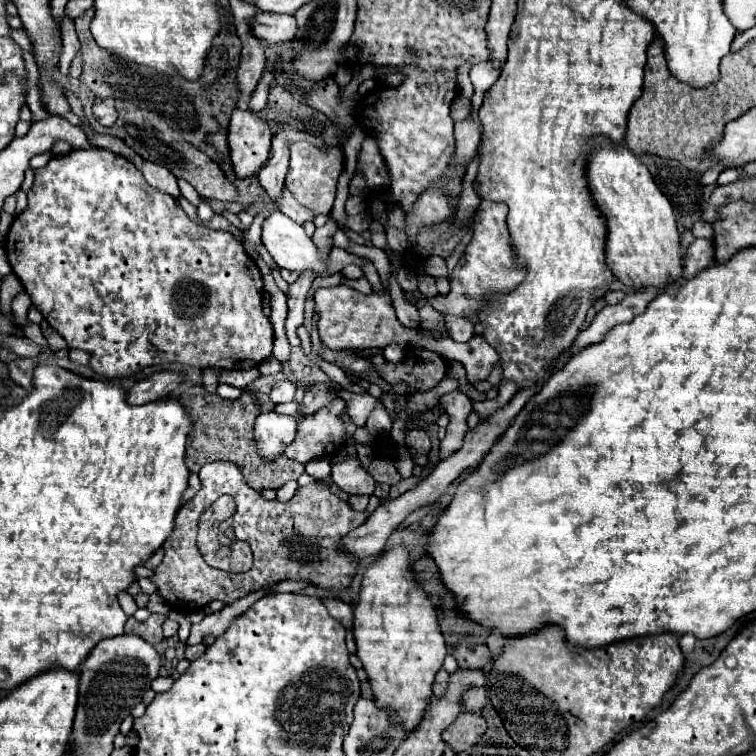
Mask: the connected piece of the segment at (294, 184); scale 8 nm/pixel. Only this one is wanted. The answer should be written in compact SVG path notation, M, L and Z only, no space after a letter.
M297 141L289 145L291 149L291 161L289 161L289 171L285 185L291 189L295 199L313 211L313 215L329 215L333 201L335 201L335 189L337 189L337 179L341 175L341 147L325 147L319 149L307 141Z

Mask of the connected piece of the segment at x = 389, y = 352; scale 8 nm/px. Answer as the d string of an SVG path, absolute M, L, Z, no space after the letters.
M395 343L395 345L389 345L389 347L385 347L385 349L383 349L383 357L385 357L385 361L387 361L387 363L395 363L395 365L399 365L399 363L403 363L405 349L403 349L403 347L399 347L397 343Z

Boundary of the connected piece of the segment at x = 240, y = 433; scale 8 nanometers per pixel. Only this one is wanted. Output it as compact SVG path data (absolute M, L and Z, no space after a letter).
M191 385L179 395L179 401L185 405L187 411L191 411L189 415L193 419L193 431L189 433L185 457L191 473L197 473L201 465L211 461L233 461L243 469L245 481L253 489L261 491L269 487L279 489L283 483L297 479L305 471L305 465L295 463L285 455L279 455L279 459L271 459L271 463L263 463L263 459L259 459L259 451L255 451L253 423L257 419L257 413L261 411L261 405L255 391L243 389L239 399L229 401L217 393L209 393L203 385Z

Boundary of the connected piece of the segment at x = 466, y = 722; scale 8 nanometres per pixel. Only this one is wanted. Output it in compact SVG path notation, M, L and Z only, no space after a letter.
M461 711L459 717L443 731L443 741L451 745L455 753L459 753L477 743L477 739L485 733L485 729L487 729L485 719L479 713Z

